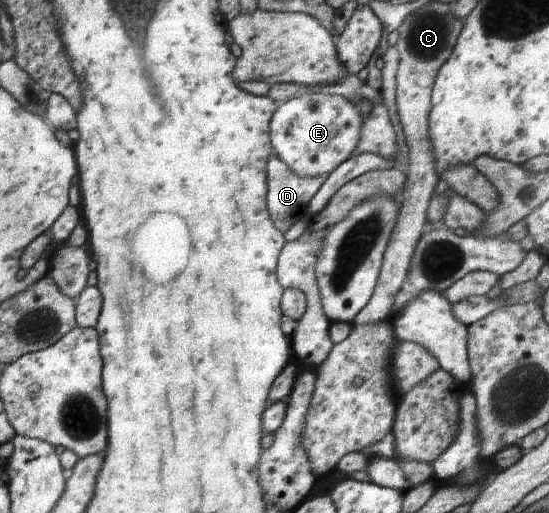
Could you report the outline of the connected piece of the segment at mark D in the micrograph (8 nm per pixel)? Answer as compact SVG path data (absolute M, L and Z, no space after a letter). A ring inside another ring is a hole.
M271 152L267 160L266 173L267 212L274 227L285 233L307 210L309 201L325 182L325 176L295 176L295 172L291 172L275 152Z

